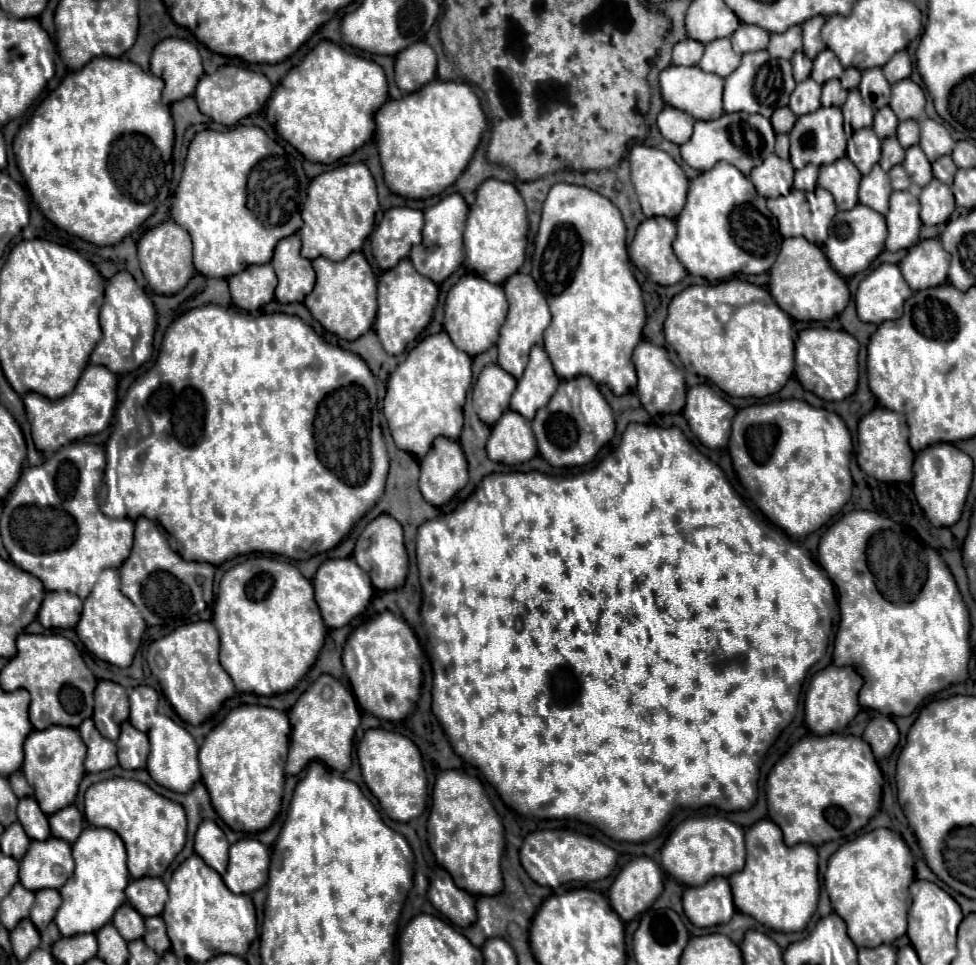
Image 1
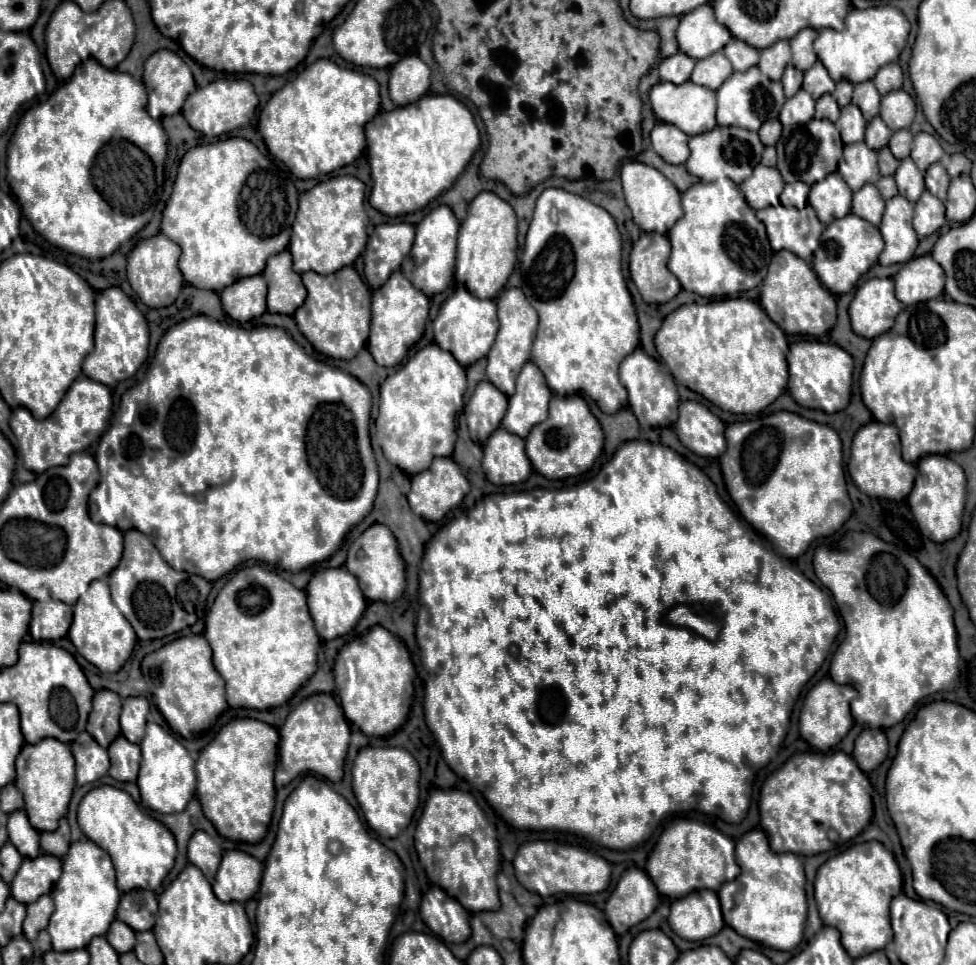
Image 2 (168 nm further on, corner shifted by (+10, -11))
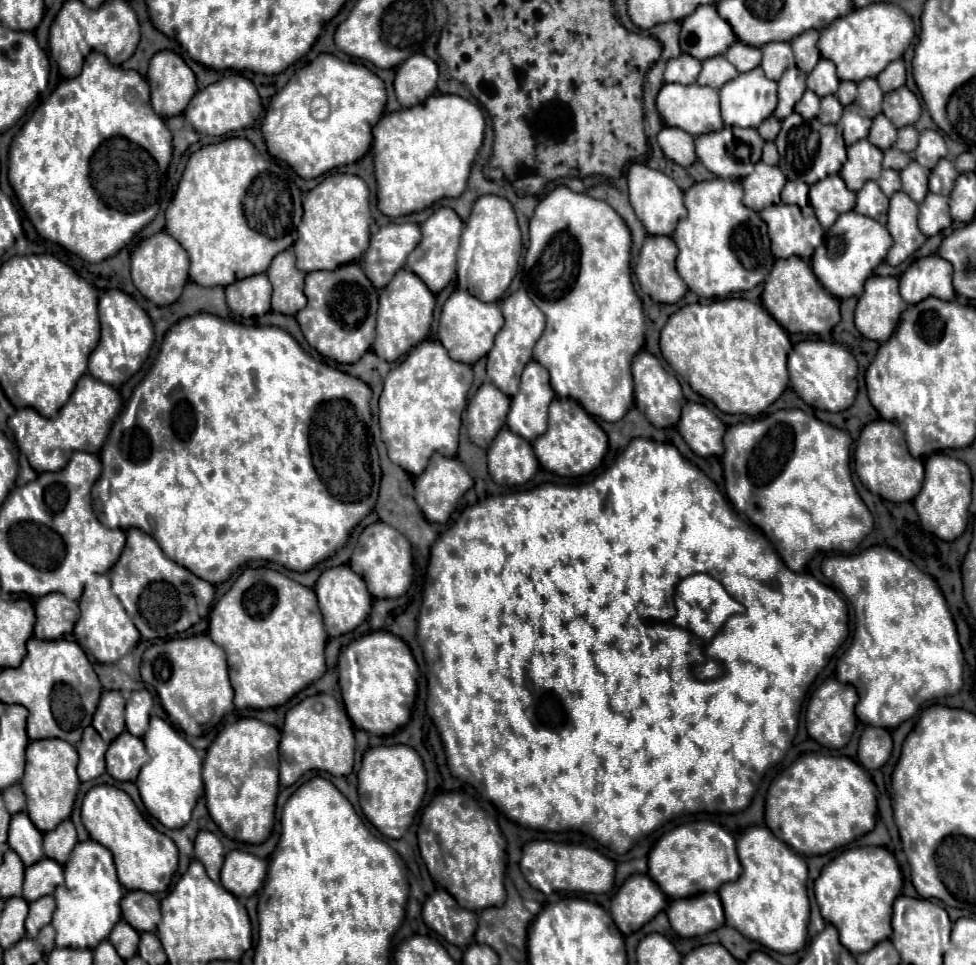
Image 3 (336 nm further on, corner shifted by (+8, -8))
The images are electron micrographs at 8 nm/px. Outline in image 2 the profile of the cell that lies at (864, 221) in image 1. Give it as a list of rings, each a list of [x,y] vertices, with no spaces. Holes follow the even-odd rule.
[[[847,214],[845,218],[833,220],[825,228],[825,232],[821,236],[821,246],[815,252],[813,268],[815,268],[815,274],[819,276],[821,284],[831,294],[845,294],[877,262],[881,250],[883,250],[883,238],[881,238],[879,228],[855,214]]]

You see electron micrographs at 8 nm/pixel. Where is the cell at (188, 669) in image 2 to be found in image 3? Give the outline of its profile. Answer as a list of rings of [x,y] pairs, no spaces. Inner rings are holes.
[[[191,635],[151,645],[143,653],[141,677],[157,691],[171,723],[185,731],[185,735],[197,737],[205,727],[217,725],[225,713],[233,711],[233,687],[227,675],[225,653],[209,639],[209,635]]]

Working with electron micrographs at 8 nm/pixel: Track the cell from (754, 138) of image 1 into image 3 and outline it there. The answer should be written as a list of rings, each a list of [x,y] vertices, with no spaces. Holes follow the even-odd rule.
[[[723,127],[715,133],[705,133],[695,137],[697,145],[697,161],[703,163],[717,177],[747,177],[753,163],[753,145],[755,143],[755,163],[761,159],[761,149],[765,141],[761,141],[755,129],[745,129],[741,135],[733,131],[733,127]]]

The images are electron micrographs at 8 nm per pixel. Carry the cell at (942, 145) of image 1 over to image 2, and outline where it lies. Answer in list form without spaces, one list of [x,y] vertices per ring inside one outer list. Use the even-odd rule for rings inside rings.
[[[919,132],[913,140],[913,150],[911,150],[911,158],[917,164],[917,168],[921,172],[925,172],[931,164],[939,162],[943,156],[943,148],[937,142],[935,136],[927,134],[927,132]]]

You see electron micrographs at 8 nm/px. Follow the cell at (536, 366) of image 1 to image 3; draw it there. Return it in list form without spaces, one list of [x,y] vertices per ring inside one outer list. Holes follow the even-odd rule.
[[[529,361],[521,375],[519,393],[511,399],[507,427],[527,441],[535,441],[545,433],[547,411],[553,397],[555,393],[549,385],[547,369],[537,361]]]

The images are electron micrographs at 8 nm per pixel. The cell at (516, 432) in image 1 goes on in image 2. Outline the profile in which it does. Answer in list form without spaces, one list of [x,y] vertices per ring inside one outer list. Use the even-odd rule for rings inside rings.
[[[497,428],[483,450],[483,472],[489,482],[505,486],[519,484],[529,478],[531,462],[527,460],[523,438],[507,432],[505,428]]]

